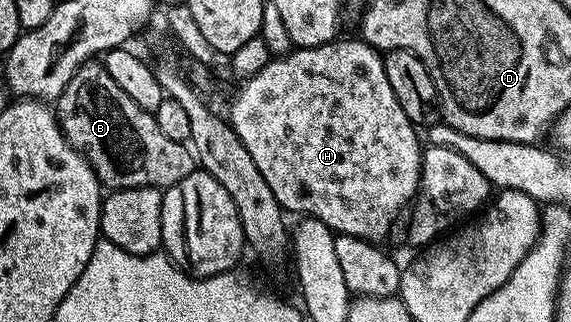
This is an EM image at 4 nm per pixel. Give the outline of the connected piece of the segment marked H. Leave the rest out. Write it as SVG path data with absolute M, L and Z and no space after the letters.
M335 40L323 46L304 46L290 50L285 56L275 57L256 76L245 79L238 90L238 95L229 103L228 121L231 128L240 136L244 148L248 148L256 168L260 168L260 176L272 188L272 196L282 205L283 211L290 210L297 216L309 216L320 220L329 230L338 234L351 234L353 237L365 240L378 240L385 232L386 226L382 222L390 222L402 210L402 205L409 203L418 193L418 181L422 175L423 143L420 141L419 131L404 116L404 108L400 108L400 100L396 100L396 92L392 92L392 84L388 84L388 76L384 72L383 55L367 42L342 42Z

